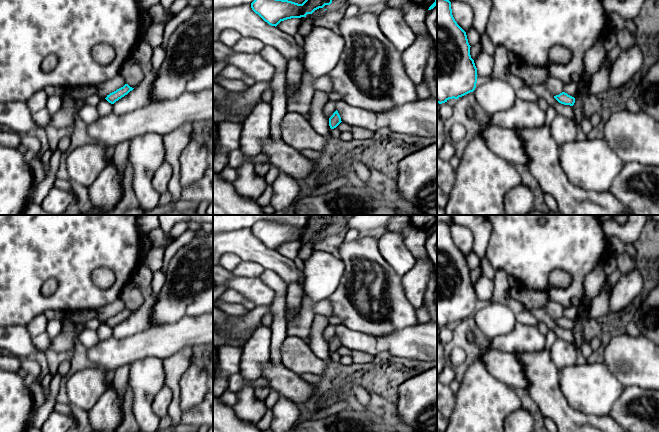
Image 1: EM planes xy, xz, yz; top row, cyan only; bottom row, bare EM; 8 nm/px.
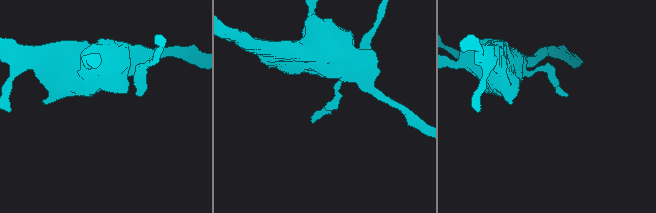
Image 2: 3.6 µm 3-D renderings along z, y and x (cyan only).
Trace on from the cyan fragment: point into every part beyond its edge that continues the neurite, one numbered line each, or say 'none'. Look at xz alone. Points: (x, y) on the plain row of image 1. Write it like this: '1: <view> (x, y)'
none

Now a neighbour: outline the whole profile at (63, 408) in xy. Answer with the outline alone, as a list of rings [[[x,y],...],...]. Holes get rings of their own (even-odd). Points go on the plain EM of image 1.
[[[65,403],[58,404],[55,406],[54,410],[59,413],[74,417],[72,414],[71,406],[69,404],[65,404]]]

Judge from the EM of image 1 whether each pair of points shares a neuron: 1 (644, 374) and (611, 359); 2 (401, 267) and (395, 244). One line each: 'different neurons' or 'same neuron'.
1: same neuron
2: same neuron

